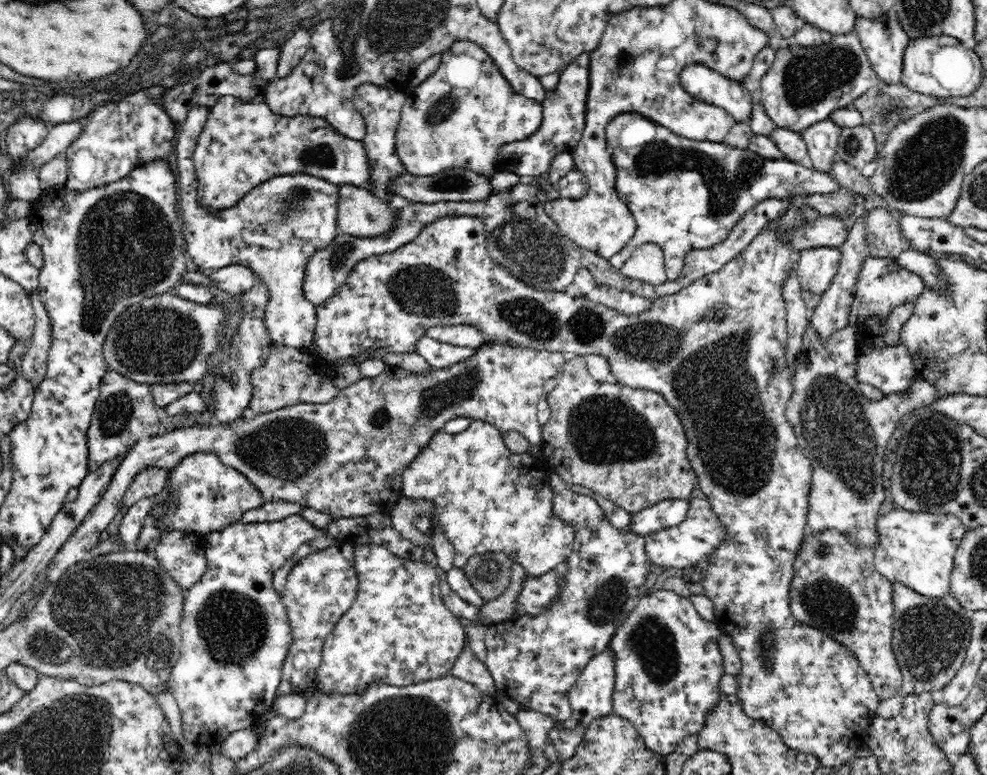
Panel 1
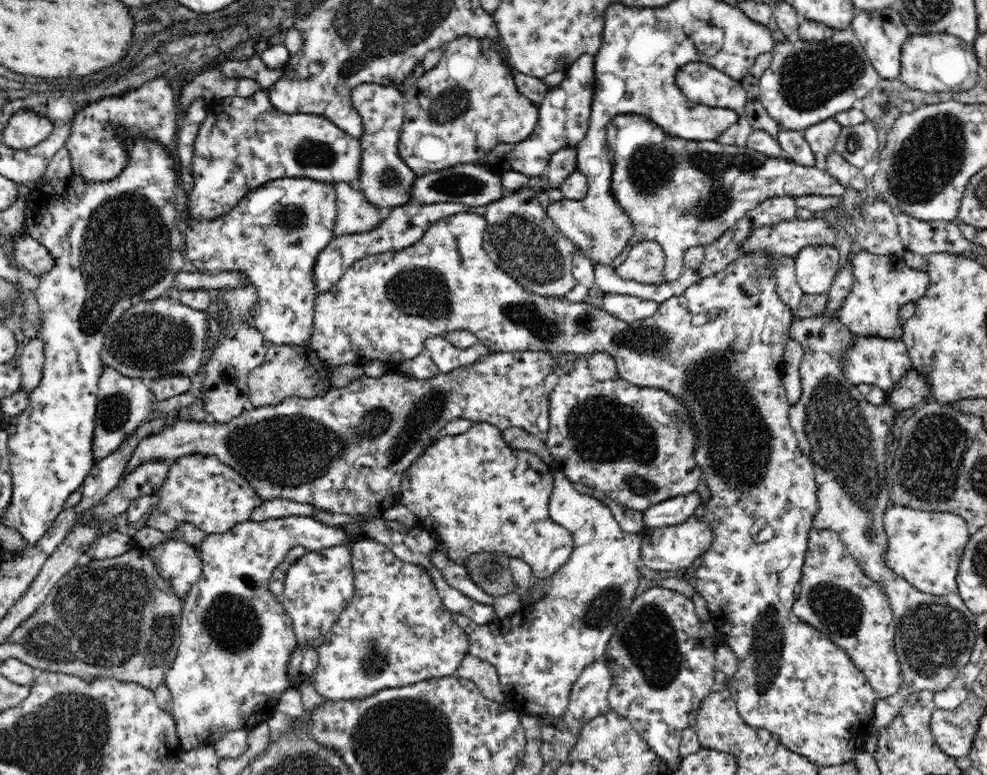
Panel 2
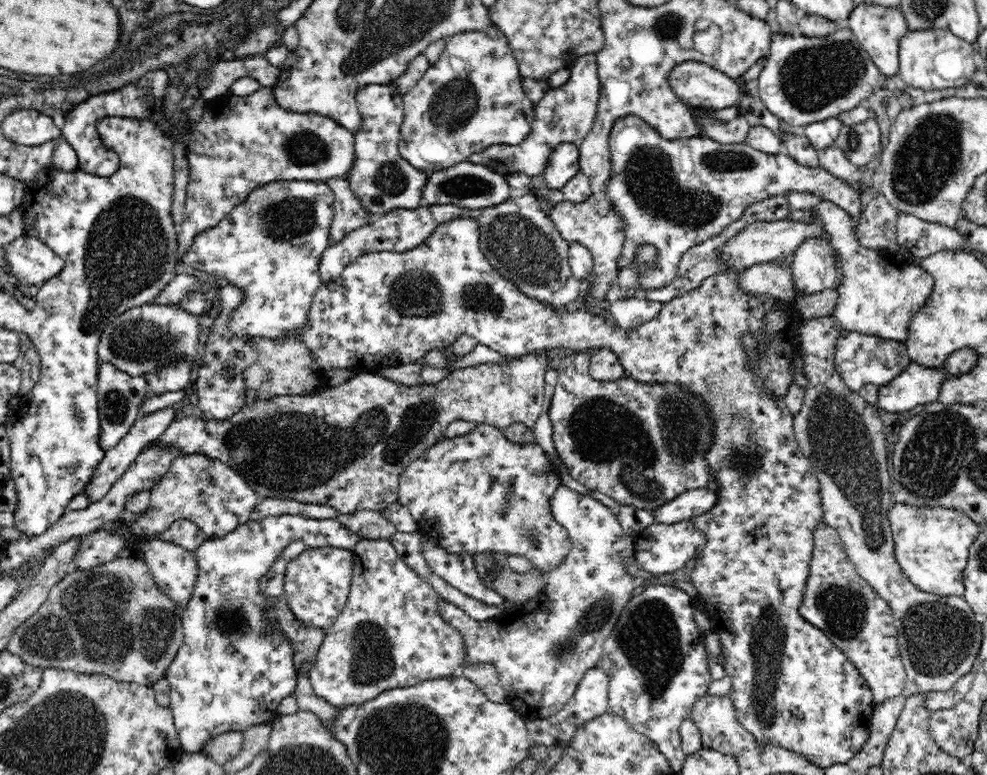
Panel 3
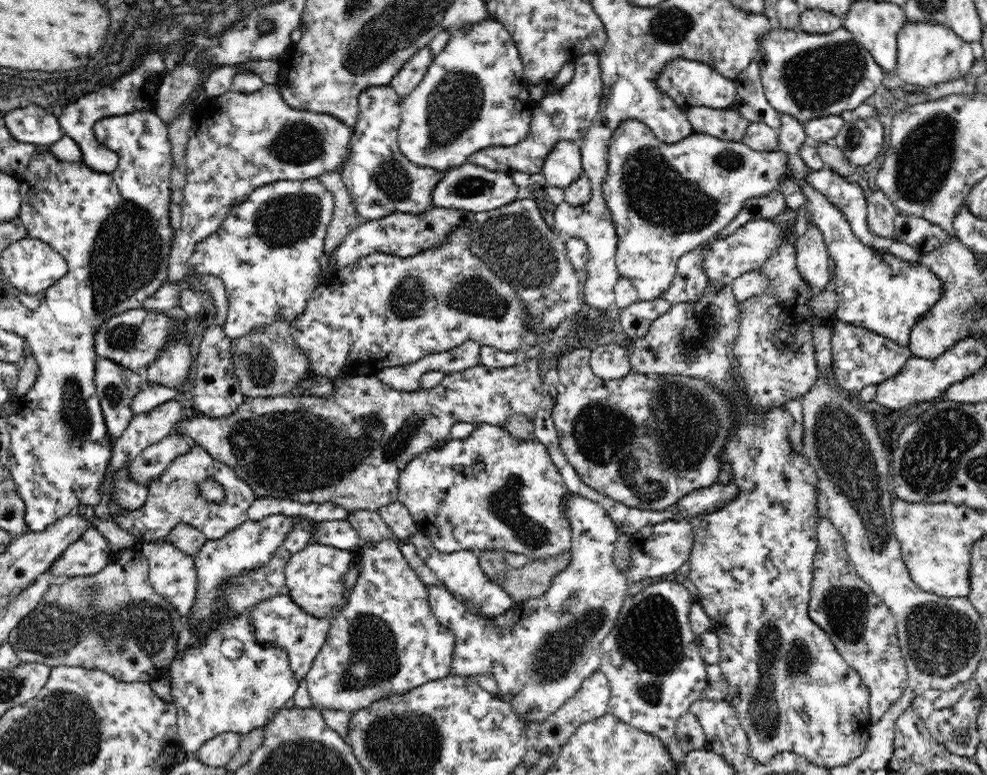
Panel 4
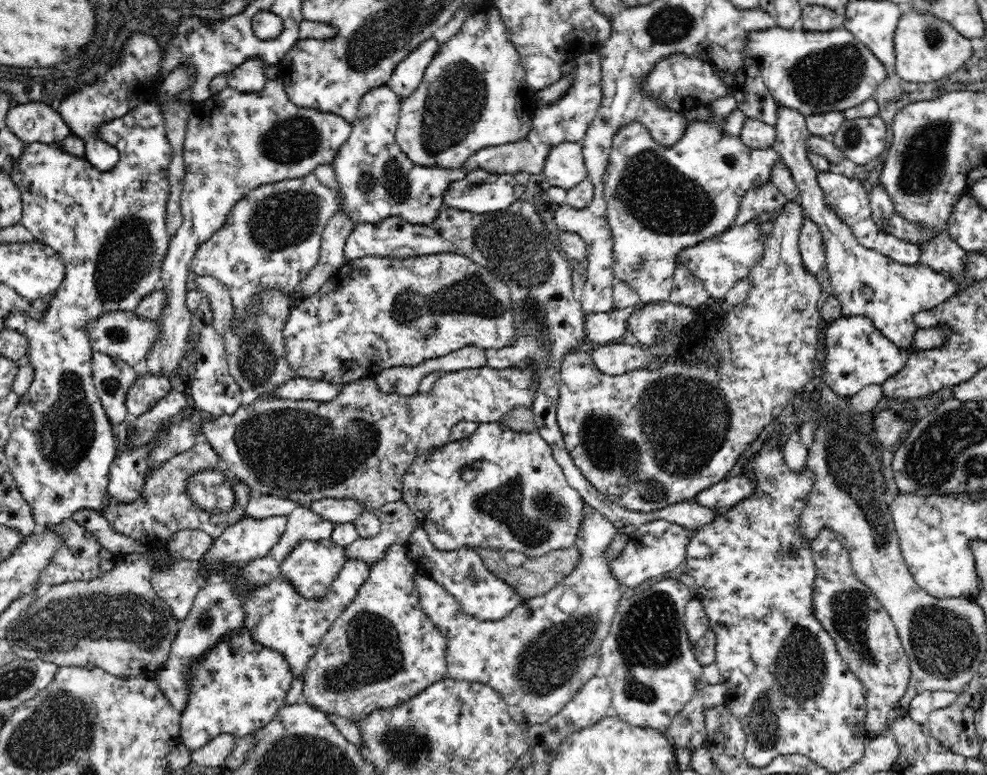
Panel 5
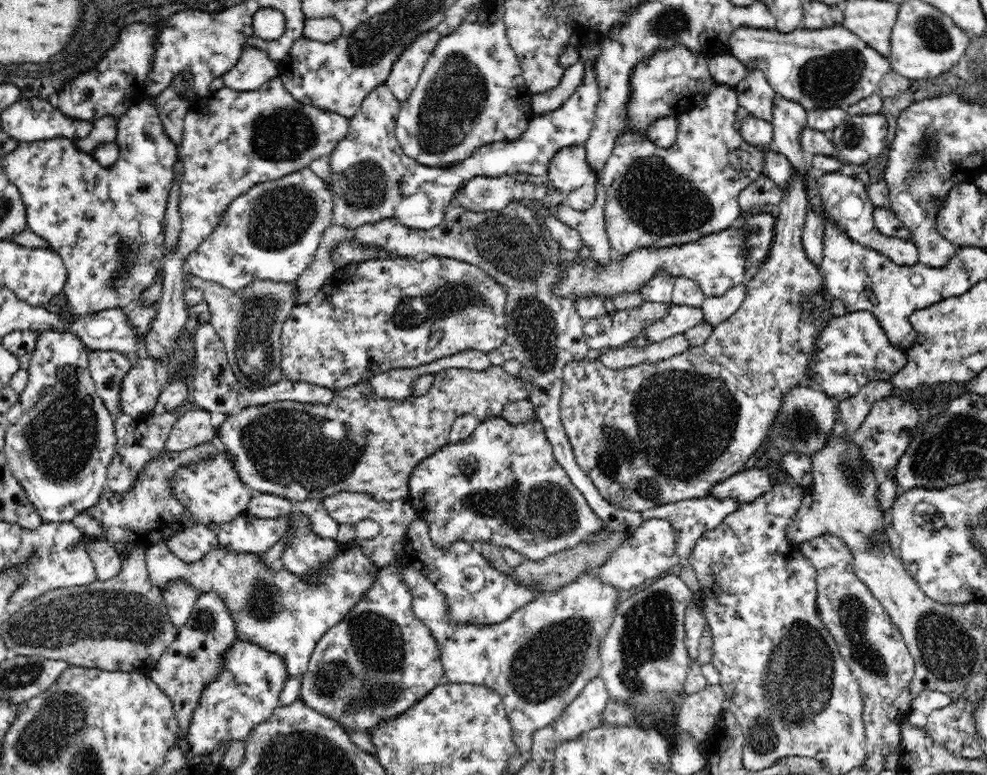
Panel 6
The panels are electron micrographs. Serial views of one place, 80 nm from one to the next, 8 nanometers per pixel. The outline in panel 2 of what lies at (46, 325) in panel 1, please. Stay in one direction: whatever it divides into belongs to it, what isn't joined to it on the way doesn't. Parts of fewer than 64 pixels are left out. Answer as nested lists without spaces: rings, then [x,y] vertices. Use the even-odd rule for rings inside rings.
[[[38,333],[21,352],[19,367],[21,386],[28,392],[32,392],[40,385],[45,361],[44,347],[45,343]]]

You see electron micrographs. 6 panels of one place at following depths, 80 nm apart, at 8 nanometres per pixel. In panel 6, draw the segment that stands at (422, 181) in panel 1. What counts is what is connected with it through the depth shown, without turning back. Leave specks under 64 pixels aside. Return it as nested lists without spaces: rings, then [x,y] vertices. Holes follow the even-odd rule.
[[[513,175],[474,177],[452,198],[451,202],[467,207],[471,211],[502,210],[511,202],[522,198],[544,200],[549,189],[528,181],[516,181]]]

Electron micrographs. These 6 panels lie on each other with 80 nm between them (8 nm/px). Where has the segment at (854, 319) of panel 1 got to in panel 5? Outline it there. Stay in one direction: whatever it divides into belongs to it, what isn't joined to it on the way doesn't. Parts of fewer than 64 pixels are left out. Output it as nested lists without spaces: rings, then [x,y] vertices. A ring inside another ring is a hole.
[[[778,107],[775,124],[775,144],[772,146],[781,154],[782,162],[790,169],[799,190],[799,202],[805,214],[814,221],[823,236],[826,246],[826,270],[830,274],[832,292],[840,304],[842,318],[866,318],[872,321],[888,340],[896,346],[911,349],[912,338],[917,326],[914,316],[920,312],[934,310],[956,293],[956,279],[932,271],[924,264],[904,265],[892,261],[876,250],[861,246],[853,236],[850,227],[834,212],[825,201],[825,194],[816,183],[817,170],[808,159],[808,132],[806,117],[786,107]]]

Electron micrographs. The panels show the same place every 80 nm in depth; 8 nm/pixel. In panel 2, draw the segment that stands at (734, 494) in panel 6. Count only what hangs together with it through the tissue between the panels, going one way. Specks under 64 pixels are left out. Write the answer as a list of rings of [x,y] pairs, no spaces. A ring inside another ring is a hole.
[[[690,493],[682,496],[665,500],[650,506],[643,511],[642,529],[650,530],[657,529],[661,526],[676,526],[685,522],[689,517],[692,517],[698,506],[701,506],[702,498],[696,493]]]

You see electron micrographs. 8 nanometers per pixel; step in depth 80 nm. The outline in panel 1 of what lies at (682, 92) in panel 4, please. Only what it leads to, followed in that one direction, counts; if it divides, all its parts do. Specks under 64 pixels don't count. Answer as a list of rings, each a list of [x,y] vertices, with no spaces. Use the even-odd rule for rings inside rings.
[[[701,64],[684,67],[680,73],[681,85],[705,107],[724,109],[744,126],[751,121],[753,97],[740,81],[726,78],[718,71]]]

